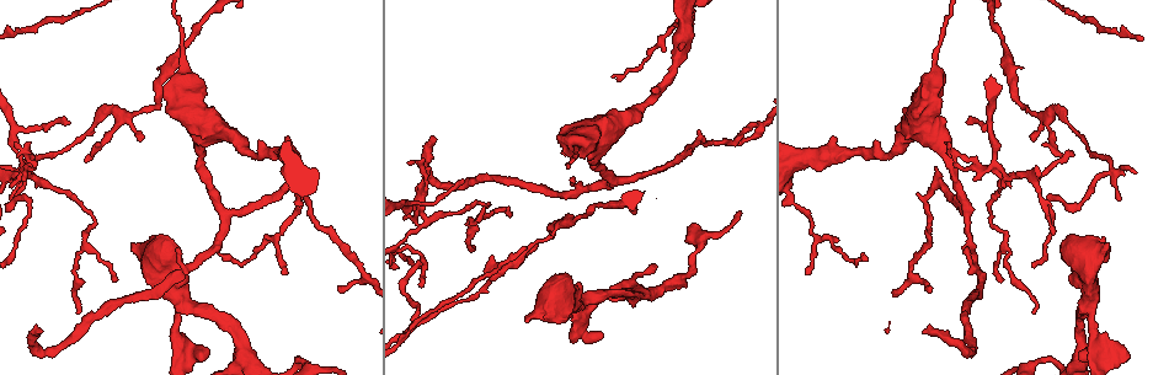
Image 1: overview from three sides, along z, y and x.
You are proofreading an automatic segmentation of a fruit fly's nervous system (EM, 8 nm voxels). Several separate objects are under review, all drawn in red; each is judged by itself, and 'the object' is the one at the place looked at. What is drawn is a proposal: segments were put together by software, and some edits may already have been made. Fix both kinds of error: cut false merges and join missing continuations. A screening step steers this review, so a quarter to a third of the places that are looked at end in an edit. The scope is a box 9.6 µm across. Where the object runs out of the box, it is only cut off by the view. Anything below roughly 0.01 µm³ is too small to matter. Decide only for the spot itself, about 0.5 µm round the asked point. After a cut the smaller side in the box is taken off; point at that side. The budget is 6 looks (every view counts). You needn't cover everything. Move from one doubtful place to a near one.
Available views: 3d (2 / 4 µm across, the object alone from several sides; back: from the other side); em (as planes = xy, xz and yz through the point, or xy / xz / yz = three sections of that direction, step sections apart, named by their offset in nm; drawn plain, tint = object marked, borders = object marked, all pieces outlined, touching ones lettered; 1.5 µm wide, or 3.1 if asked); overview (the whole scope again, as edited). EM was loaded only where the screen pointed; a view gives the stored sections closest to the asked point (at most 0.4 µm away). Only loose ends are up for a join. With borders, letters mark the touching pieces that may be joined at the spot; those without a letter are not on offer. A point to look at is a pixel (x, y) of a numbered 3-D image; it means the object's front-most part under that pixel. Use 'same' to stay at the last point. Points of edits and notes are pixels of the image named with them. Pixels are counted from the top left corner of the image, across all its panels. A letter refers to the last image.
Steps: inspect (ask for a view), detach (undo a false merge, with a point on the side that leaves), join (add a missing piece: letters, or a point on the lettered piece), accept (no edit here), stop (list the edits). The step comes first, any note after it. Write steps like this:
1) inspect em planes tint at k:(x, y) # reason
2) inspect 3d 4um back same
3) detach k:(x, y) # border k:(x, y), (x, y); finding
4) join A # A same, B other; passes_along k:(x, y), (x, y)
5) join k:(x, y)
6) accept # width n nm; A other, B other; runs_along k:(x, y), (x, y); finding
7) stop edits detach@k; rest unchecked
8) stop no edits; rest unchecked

inspect 3d 4um at 1:(26, 199) # sharp bend

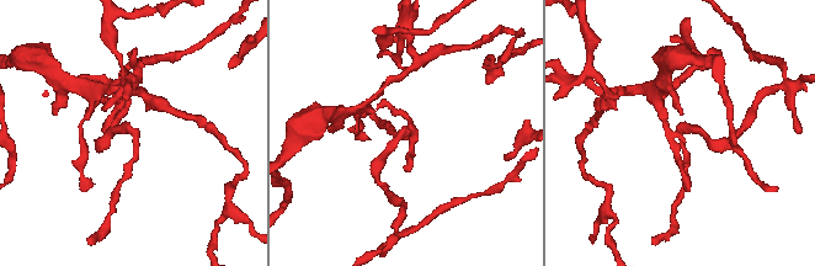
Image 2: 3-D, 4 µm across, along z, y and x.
inspect em yz step 4 borders at 2:(128, 130)

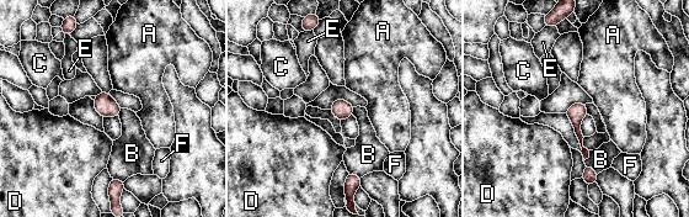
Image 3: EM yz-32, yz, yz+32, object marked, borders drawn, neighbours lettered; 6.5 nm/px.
accept # width 120 nm; A other, B other, C other, D other, E other, F other; runs_along 3:(577, 105), (577, 131), (586, 154); all the same neuron

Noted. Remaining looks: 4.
inspect 3d 4um at 1:(433, 136) # long arm stops here

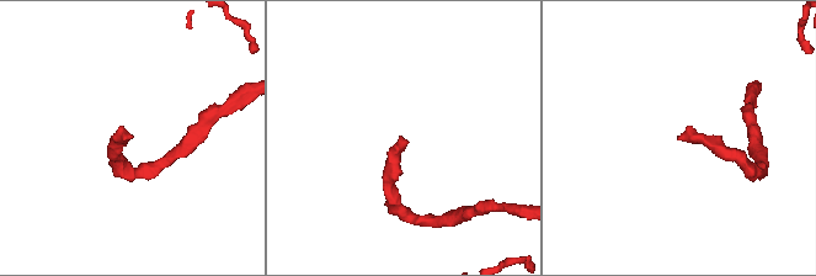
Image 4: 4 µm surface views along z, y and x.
inspect em xz step 4 borders at 4:(399, 137) # now the EM

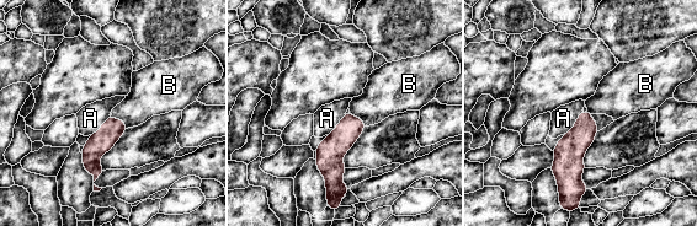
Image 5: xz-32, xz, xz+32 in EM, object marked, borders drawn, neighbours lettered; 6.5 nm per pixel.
inspect em planes borders same # cut it another way

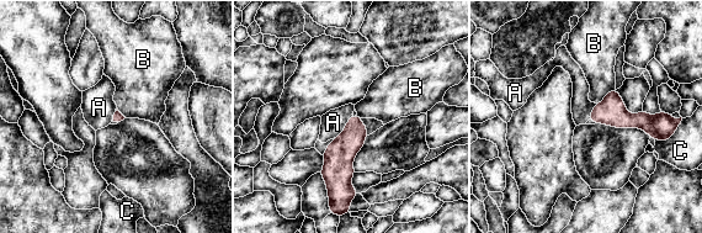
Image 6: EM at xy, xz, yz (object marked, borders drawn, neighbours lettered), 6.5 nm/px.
join 6:(333, 122) # A same, B other, C other; passes_along 6:(339, 157), (345, 127), (333, 122); the neuron continues

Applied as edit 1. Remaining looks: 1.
inspect em planes borders at 1:(1109, 243) # thick end

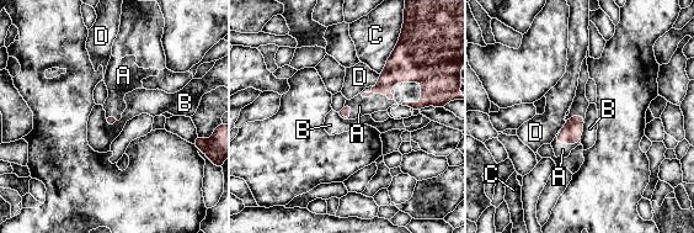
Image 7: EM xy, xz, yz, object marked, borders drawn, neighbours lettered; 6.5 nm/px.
join 7:(359, 106) # A same, B other, C other, D other; the neuron continues

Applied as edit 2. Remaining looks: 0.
stop edits join@6, join@7; rest unchecked

